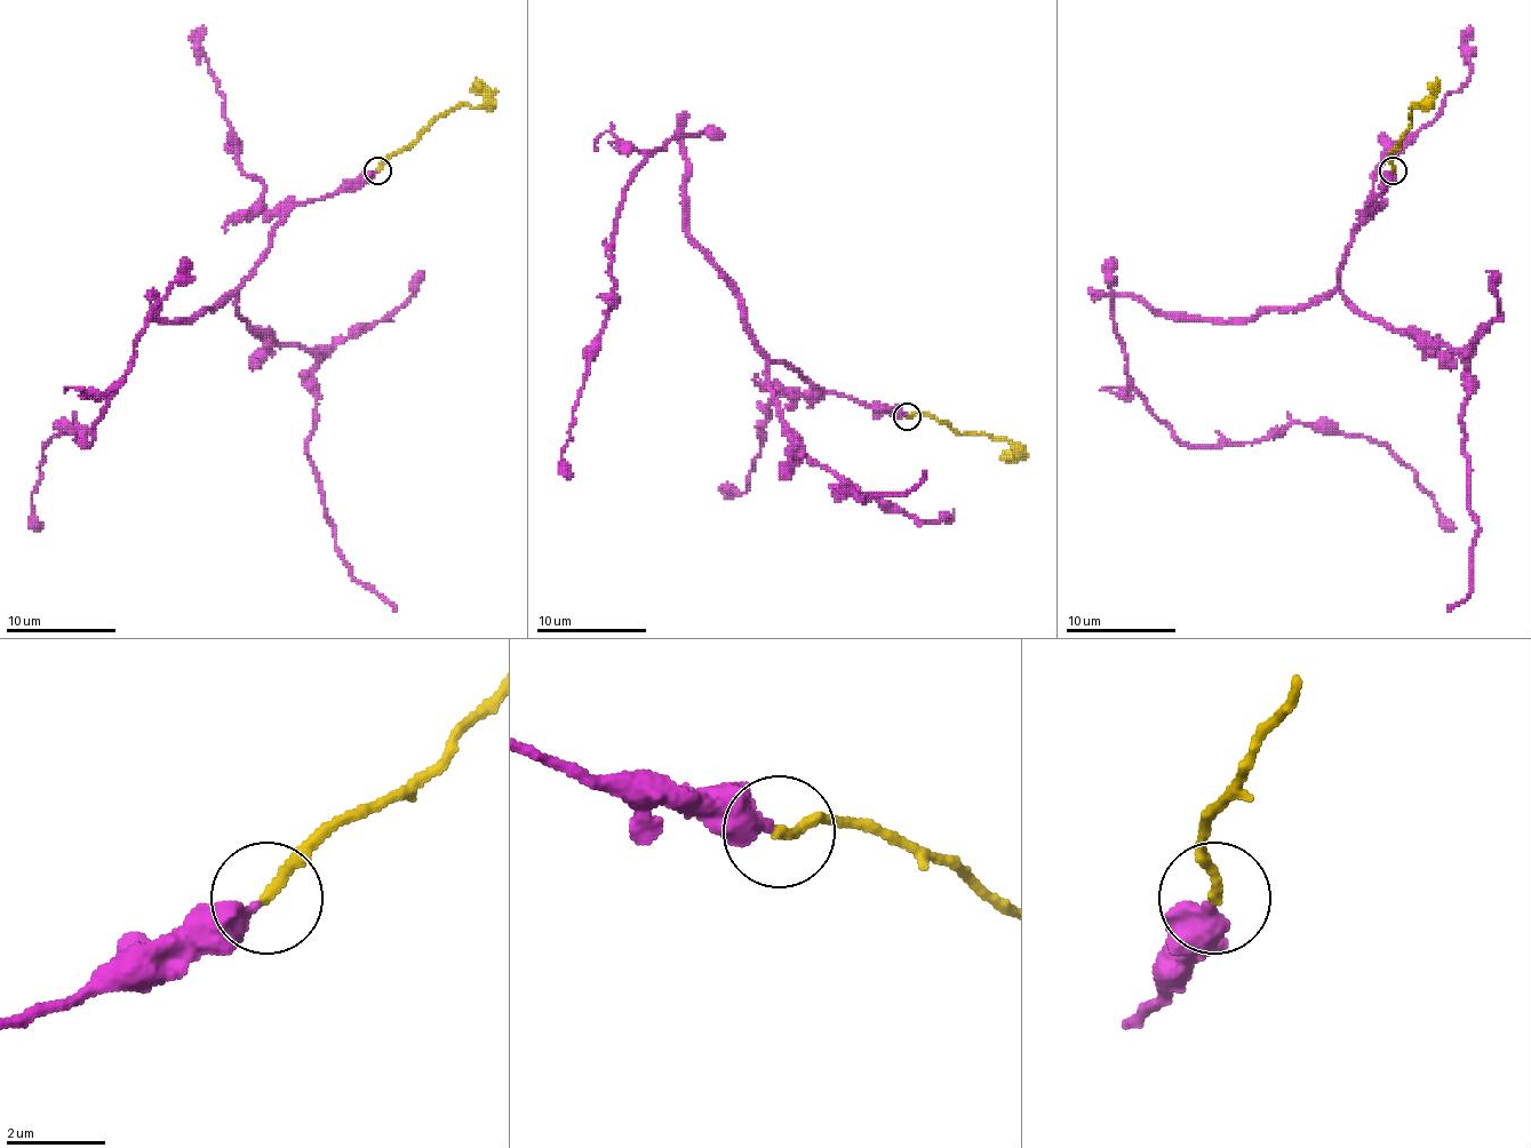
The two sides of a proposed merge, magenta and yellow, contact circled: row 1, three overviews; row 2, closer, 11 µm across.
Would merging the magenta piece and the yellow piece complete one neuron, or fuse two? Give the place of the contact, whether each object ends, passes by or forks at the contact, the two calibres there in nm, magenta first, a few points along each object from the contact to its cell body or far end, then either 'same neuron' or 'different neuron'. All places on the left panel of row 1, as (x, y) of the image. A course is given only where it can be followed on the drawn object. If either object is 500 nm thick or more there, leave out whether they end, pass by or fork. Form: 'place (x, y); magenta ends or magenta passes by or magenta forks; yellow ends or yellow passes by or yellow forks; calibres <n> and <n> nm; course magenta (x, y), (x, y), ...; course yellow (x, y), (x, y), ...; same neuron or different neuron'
place (377, 170); magenta ends; yellow ends; calibres 440 and 200 nm; course magenta (376, 172), (296, 205), (218, 307), (161, 320), (150, 296), (89, 443), (76, 423), (48, 443), (39, 531); course yellow (376, 172), (440, 117), (462, 105), (478, 108), (484, 94), (476, 78); same neuron

